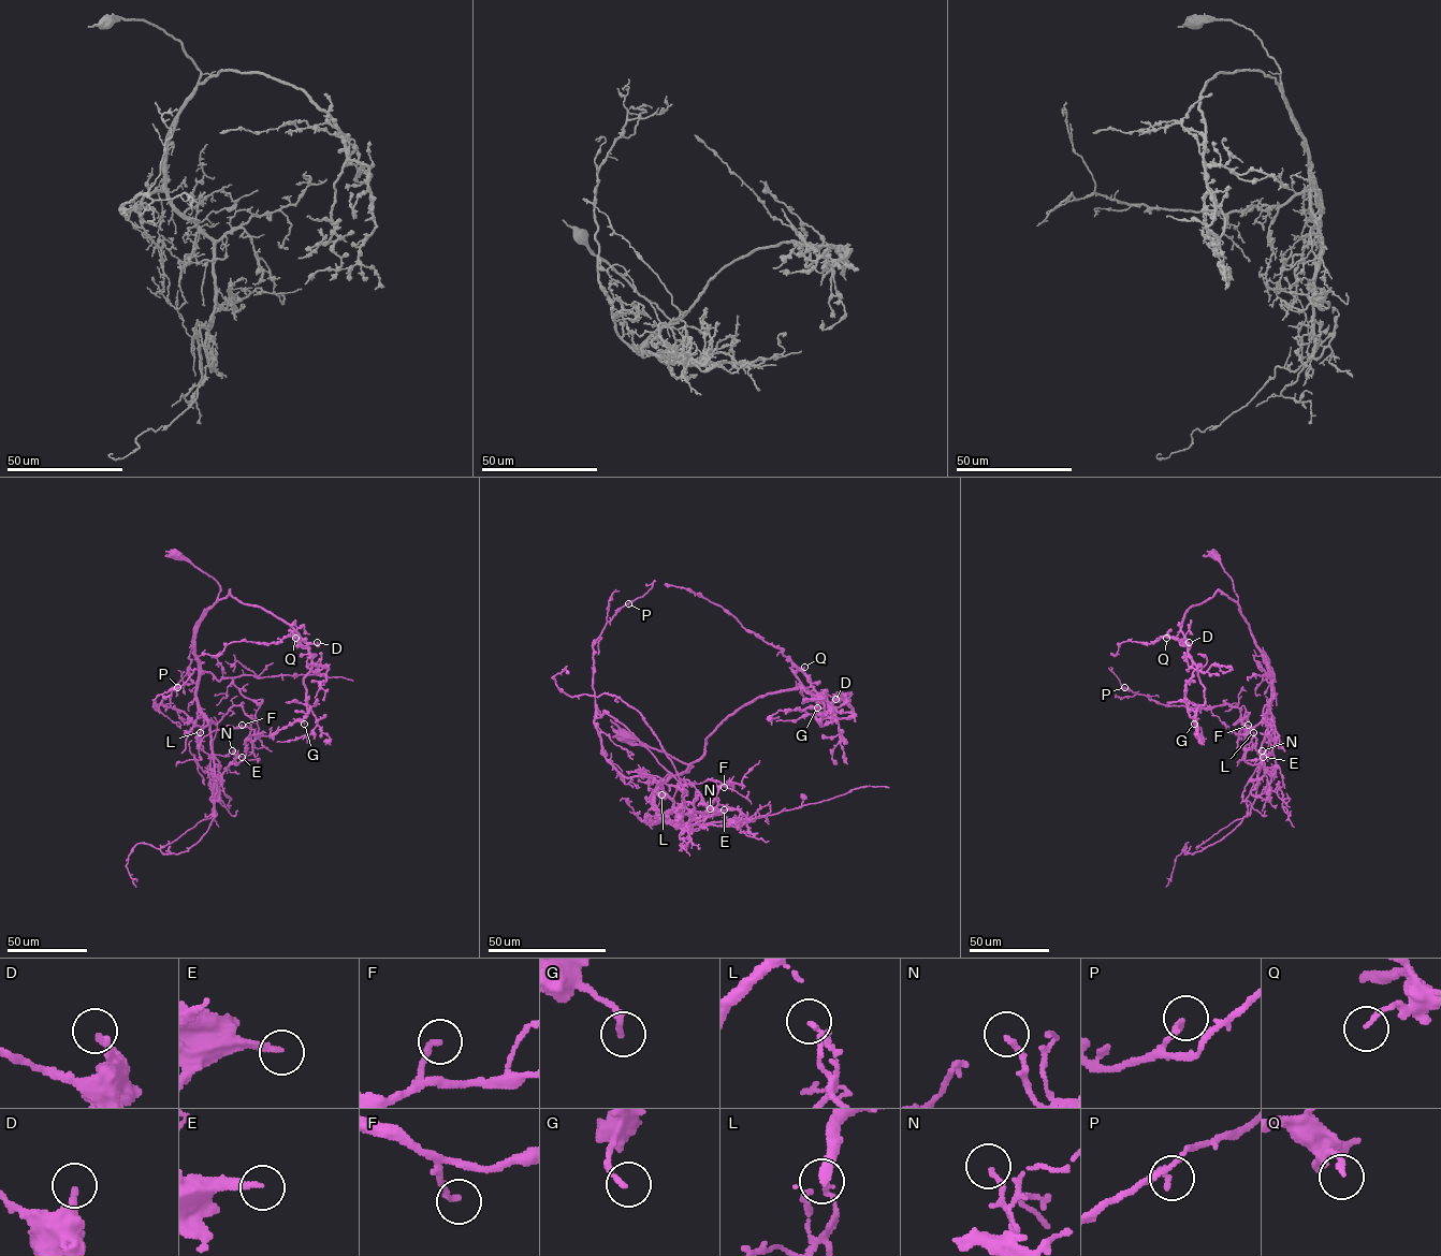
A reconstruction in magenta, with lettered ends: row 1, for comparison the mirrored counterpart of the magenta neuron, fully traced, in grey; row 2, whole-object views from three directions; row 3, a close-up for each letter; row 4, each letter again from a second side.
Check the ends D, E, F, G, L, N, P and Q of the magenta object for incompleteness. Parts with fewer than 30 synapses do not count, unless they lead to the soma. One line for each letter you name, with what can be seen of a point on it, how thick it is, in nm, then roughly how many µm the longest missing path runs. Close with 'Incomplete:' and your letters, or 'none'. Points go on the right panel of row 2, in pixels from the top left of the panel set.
E: at (1263, 757); 240 nm thick; about 15 µm are missing
N: at (1262, 750); 160 nm thick; about 8 µm are missing
Incomplete: E, N

